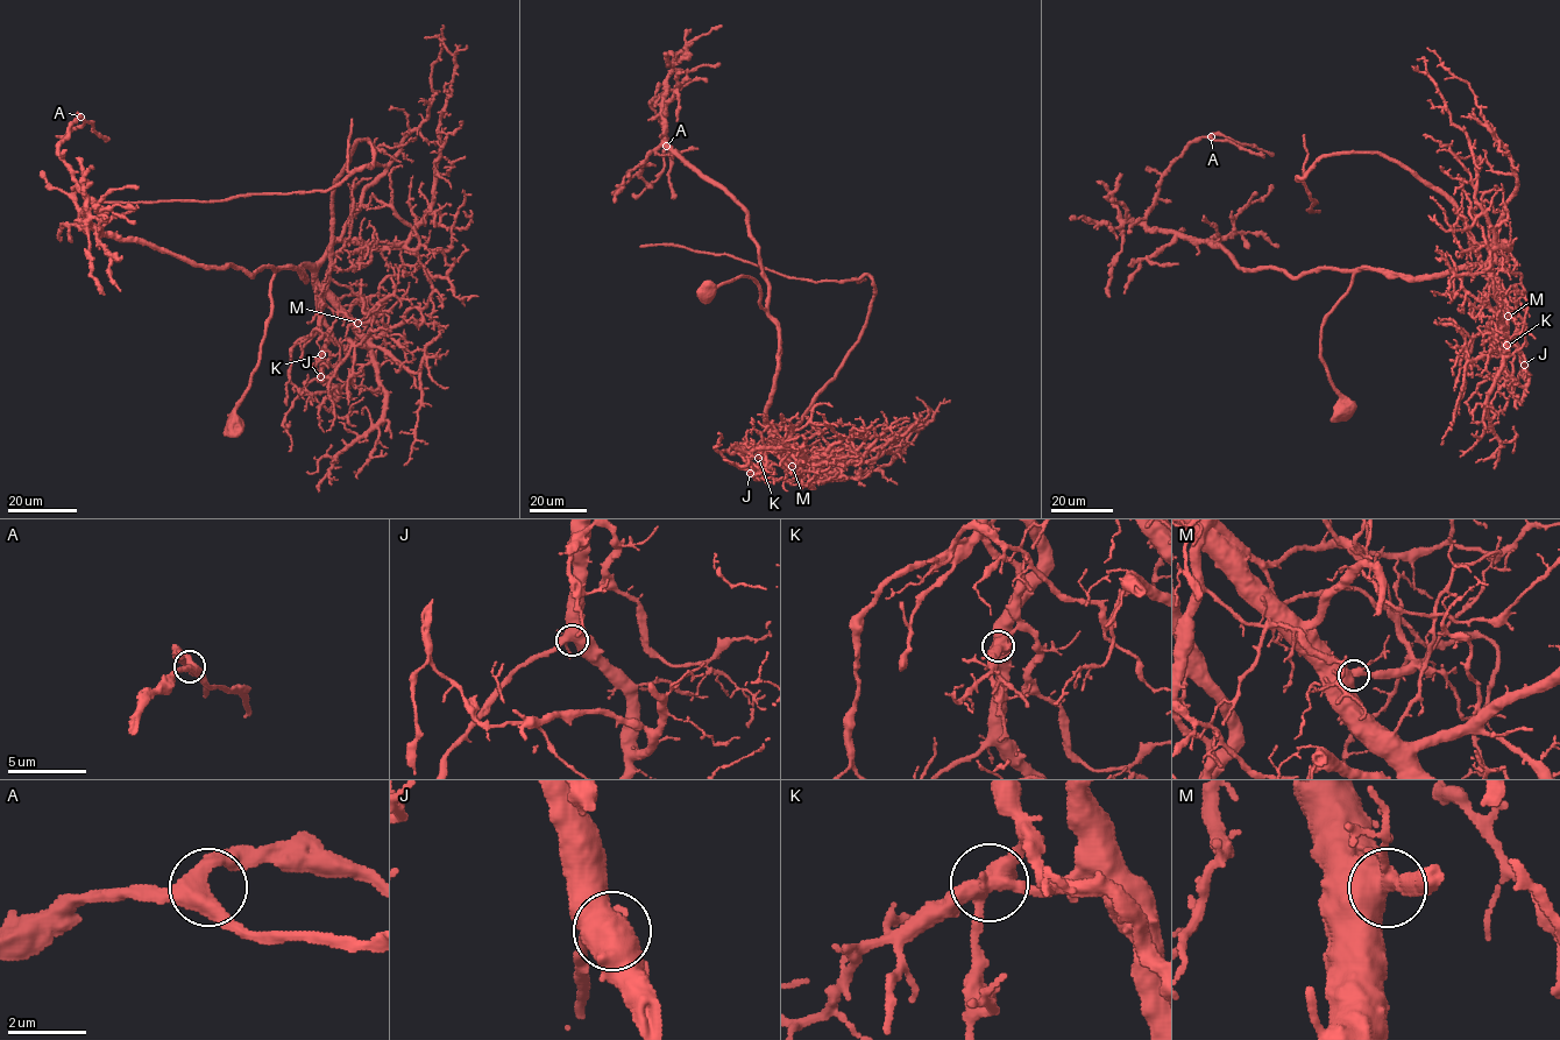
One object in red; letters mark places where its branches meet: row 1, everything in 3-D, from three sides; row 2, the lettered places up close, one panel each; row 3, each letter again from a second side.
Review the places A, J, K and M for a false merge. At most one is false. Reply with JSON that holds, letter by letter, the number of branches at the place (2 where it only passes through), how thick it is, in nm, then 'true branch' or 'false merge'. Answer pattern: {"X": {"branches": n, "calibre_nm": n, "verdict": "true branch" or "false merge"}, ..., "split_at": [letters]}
{"A": {"branches": 3, "calibre_nm": 400, "verdict": "true branch"}, "J": {"branches": 4, "calibre_nm": 480, "verdict": "true branch"}, "K": {"branches": 4, "calibre_nm": 480, "verdict": "false merge"}, "M": {"branches": 3, "calibre_nm": 440, "verdict": "true branch"}, "split_at": ["K"]}

